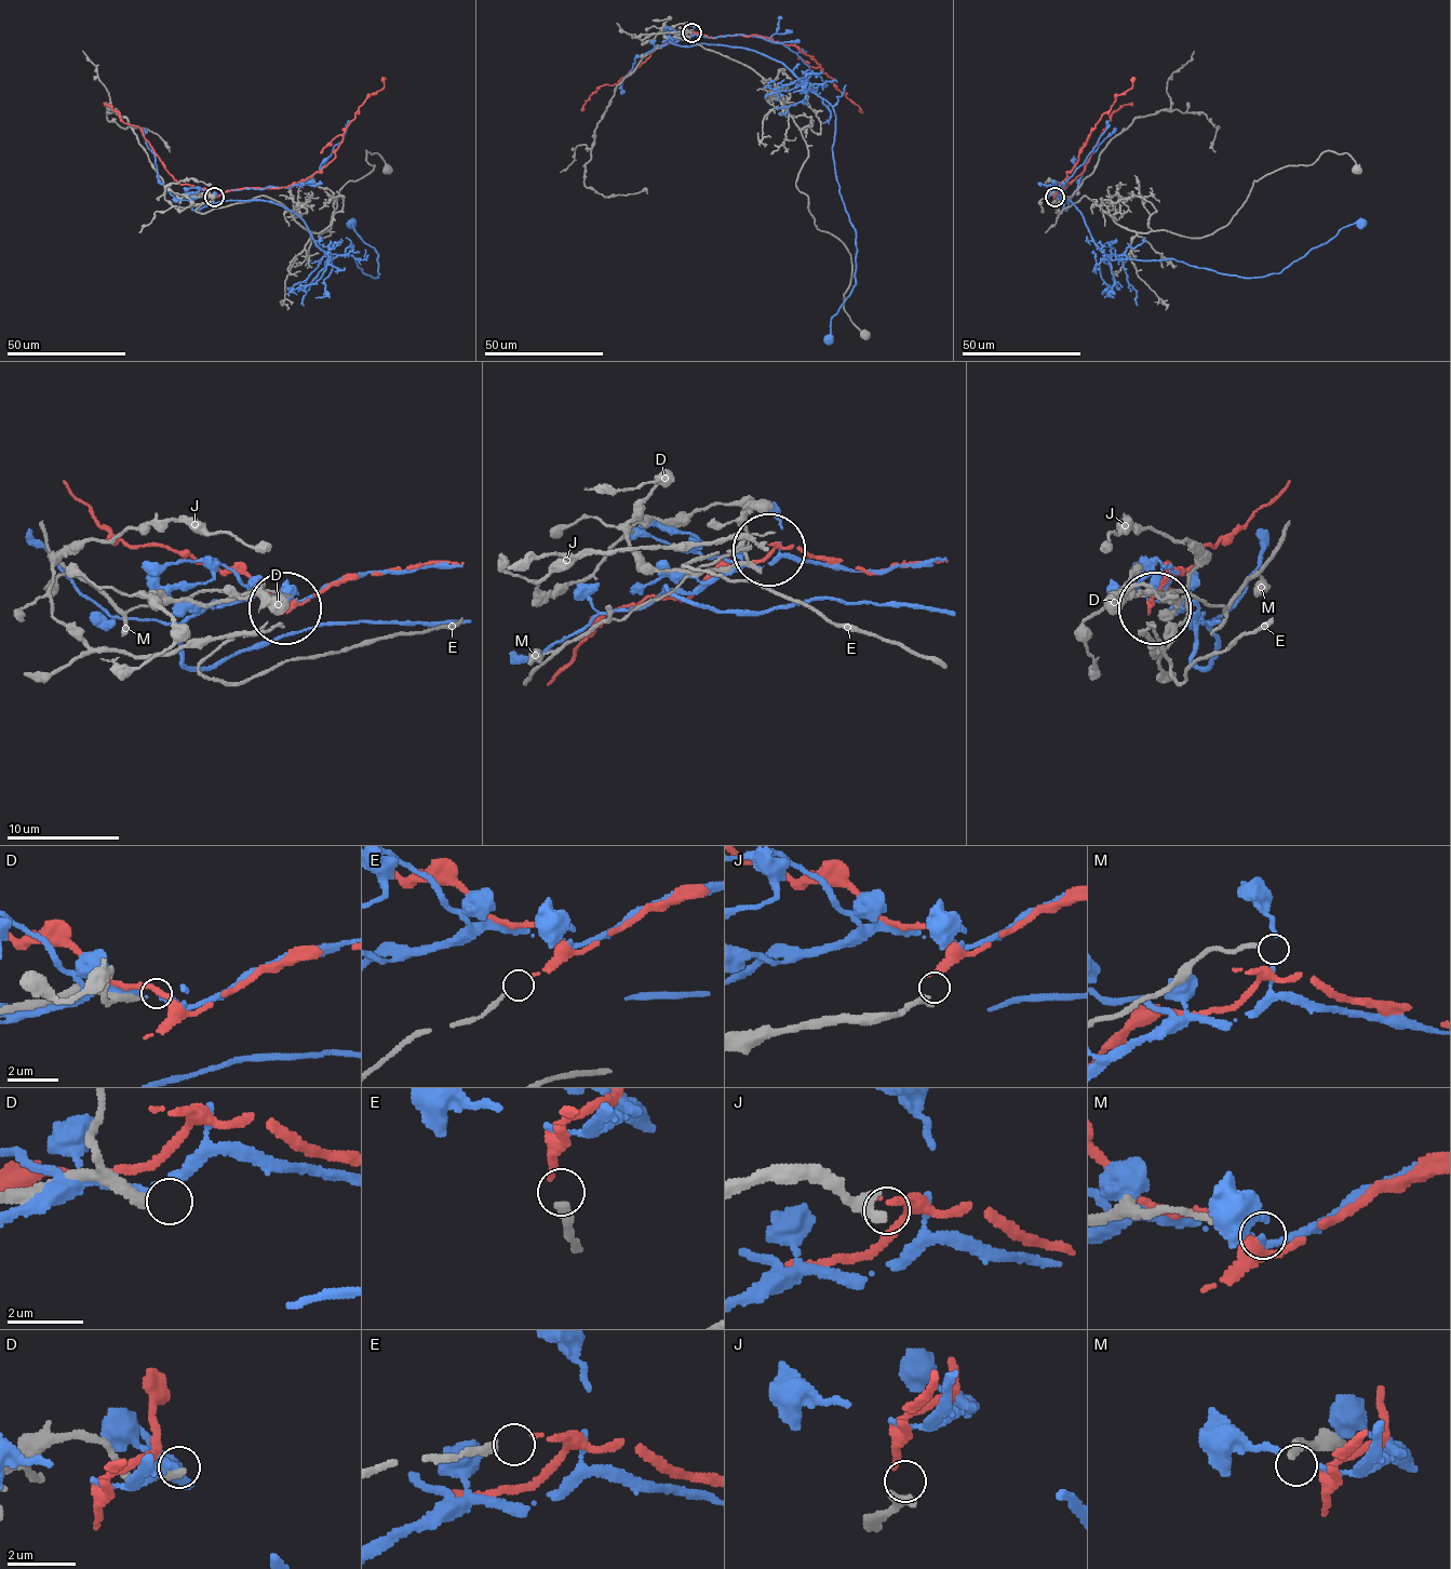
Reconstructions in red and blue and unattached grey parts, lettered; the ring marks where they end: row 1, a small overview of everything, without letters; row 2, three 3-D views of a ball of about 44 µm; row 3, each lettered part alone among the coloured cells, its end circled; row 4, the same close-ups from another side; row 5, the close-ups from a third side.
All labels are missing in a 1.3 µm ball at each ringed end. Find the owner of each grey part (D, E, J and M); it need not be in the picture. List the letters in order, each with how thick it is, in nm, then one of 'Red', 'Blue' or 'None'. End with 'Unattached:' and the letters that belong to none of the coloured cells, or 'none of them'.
D: Thickness 280 nm. None
E: Thickness 220 nm. Red
J: Thickness 280 nm. None
M: Thickness 170 nm. None
Unattached: D, J, M

